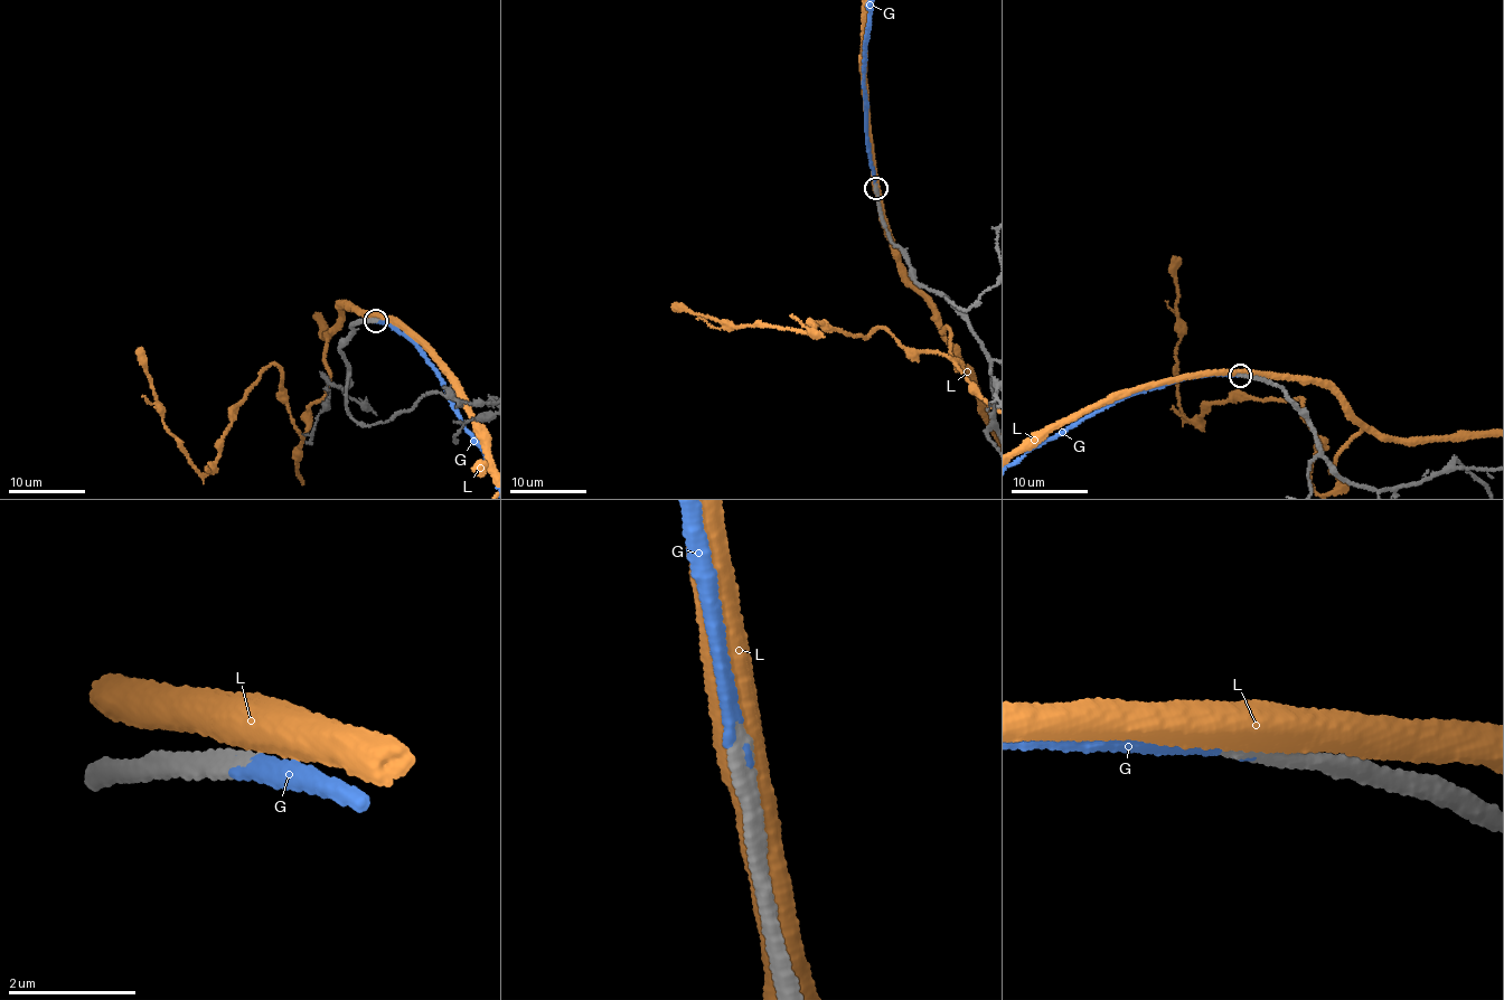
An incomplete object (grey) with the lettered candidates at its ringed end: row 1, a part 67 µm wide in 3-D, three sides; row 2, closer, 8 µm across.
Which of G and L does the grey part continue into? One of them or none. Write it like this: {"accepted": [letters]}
{"accepted": ["G"]}

